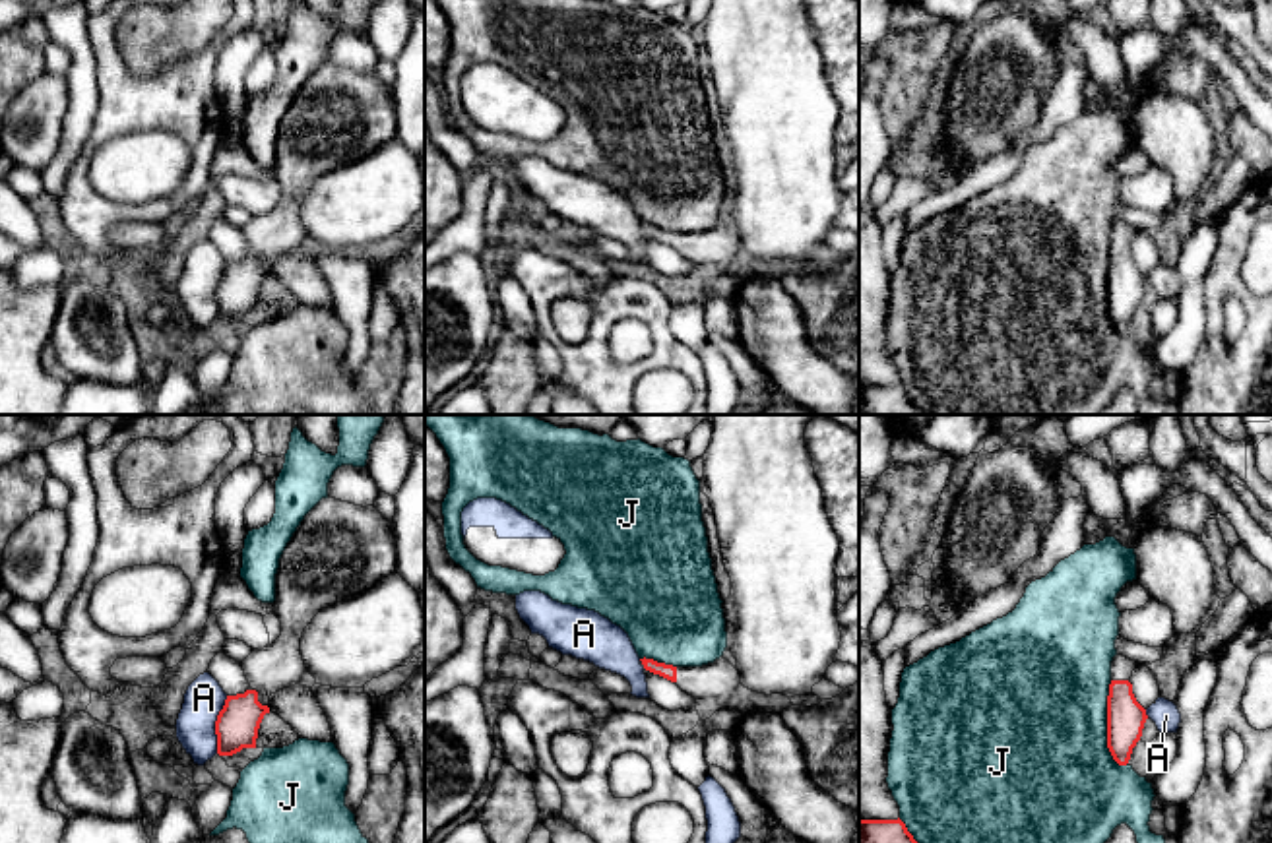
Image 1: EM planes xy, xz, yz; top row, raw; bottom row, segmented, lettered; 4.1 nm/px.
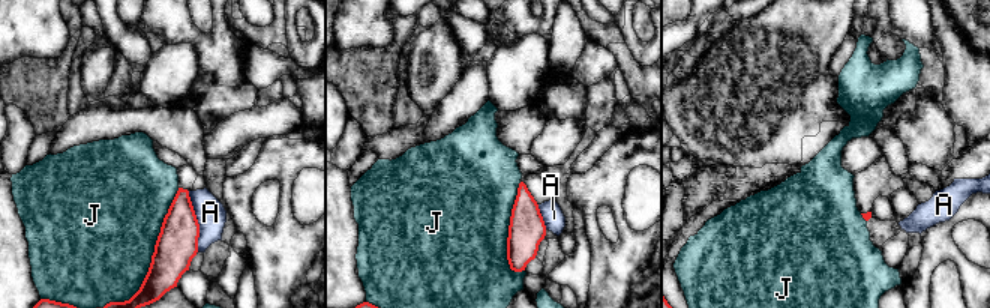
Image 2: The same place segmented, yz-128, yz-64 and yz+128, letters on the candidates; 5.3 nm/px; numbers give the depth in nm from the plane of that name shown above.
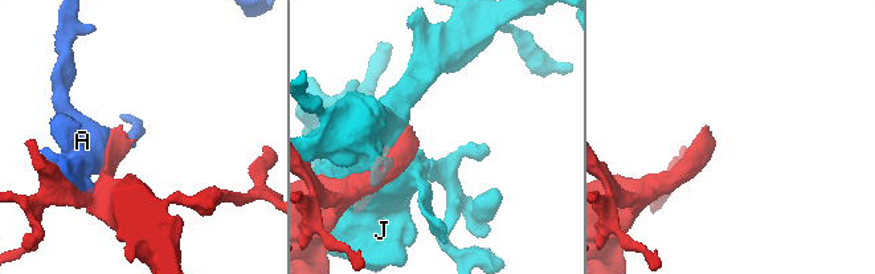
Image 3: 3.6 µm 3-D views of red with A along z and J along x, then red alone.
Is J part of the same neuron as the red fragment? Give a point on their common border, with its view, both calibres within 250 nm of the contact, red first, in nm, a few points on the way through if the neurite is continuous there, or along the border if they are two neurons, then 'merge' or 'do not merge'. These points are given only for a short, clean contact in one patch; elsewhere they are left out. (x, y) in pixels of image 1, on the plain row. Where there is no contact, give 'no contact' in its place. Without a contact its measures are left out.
contact yz (1108, 291); calibres 160 and 500 nm; do not merge

